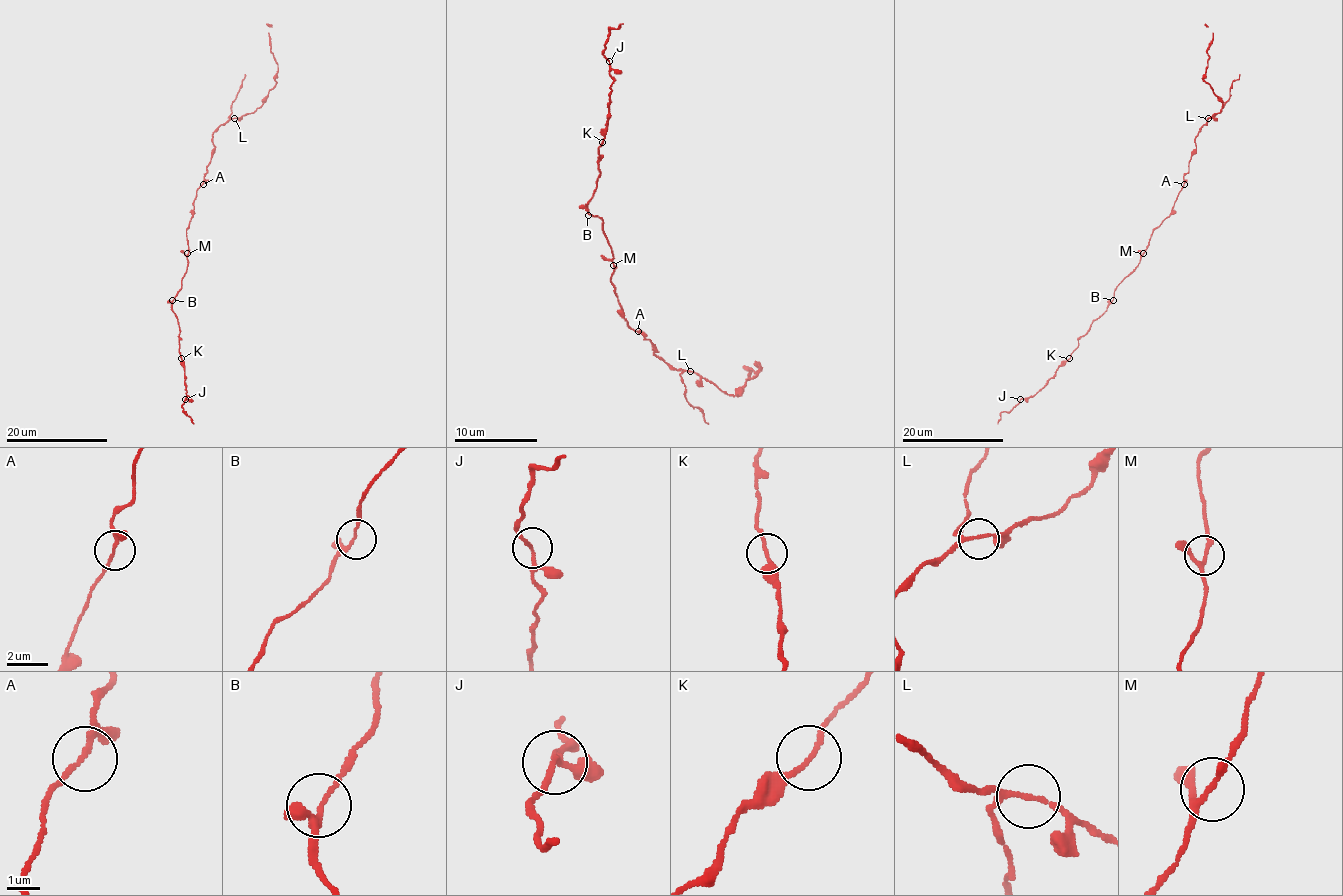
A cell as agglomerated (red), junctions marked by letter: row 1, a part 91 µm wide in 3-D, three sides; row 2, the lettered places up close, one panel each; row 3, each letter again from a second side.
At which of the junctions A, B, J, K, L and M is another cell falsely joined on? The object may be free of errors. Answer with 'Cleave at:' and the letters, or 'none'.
Cleave at: none

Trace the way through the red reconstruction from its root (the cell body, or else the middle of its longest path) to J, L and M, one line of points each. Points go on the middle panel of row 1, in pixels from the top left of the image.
J: (615, 292), (613, 250), (602, 221), (588, 213), (609, 113), (609, 60)
L: (615, 292), (627, 325), (640, 331), (644, 340), (652, 344), (654, 354), (675, 369), (690, 371)
M: (615, 292), (611, 283), (613, 265)

